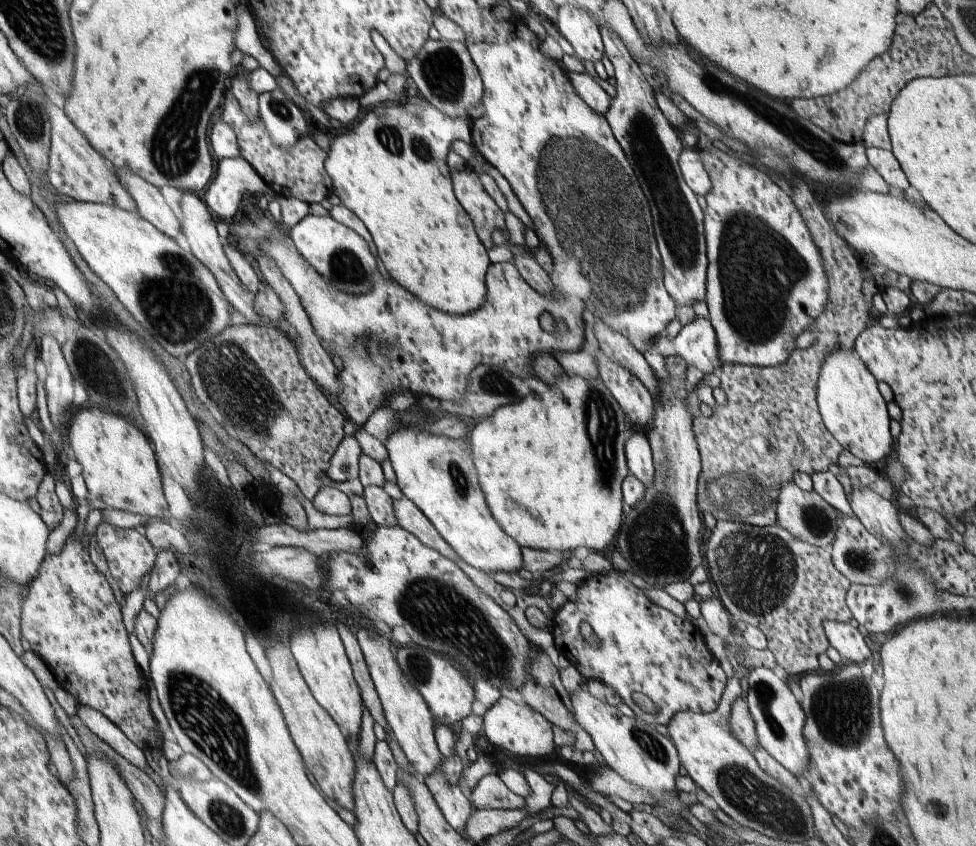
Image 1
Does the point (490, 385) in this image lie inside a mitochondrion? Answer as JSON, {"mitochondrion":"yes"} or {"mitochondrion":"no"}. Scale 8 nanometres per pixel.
{"mitochondrion":"yes"}

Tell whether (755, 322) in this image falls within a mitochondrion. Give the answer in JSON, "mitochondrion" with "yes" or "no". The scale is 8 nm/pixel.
{"mitochondrion":"yes"}

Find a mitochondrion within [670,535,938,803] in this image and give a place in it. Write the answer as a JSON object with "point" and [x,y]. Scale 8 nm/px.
{"point":[842,709]}

